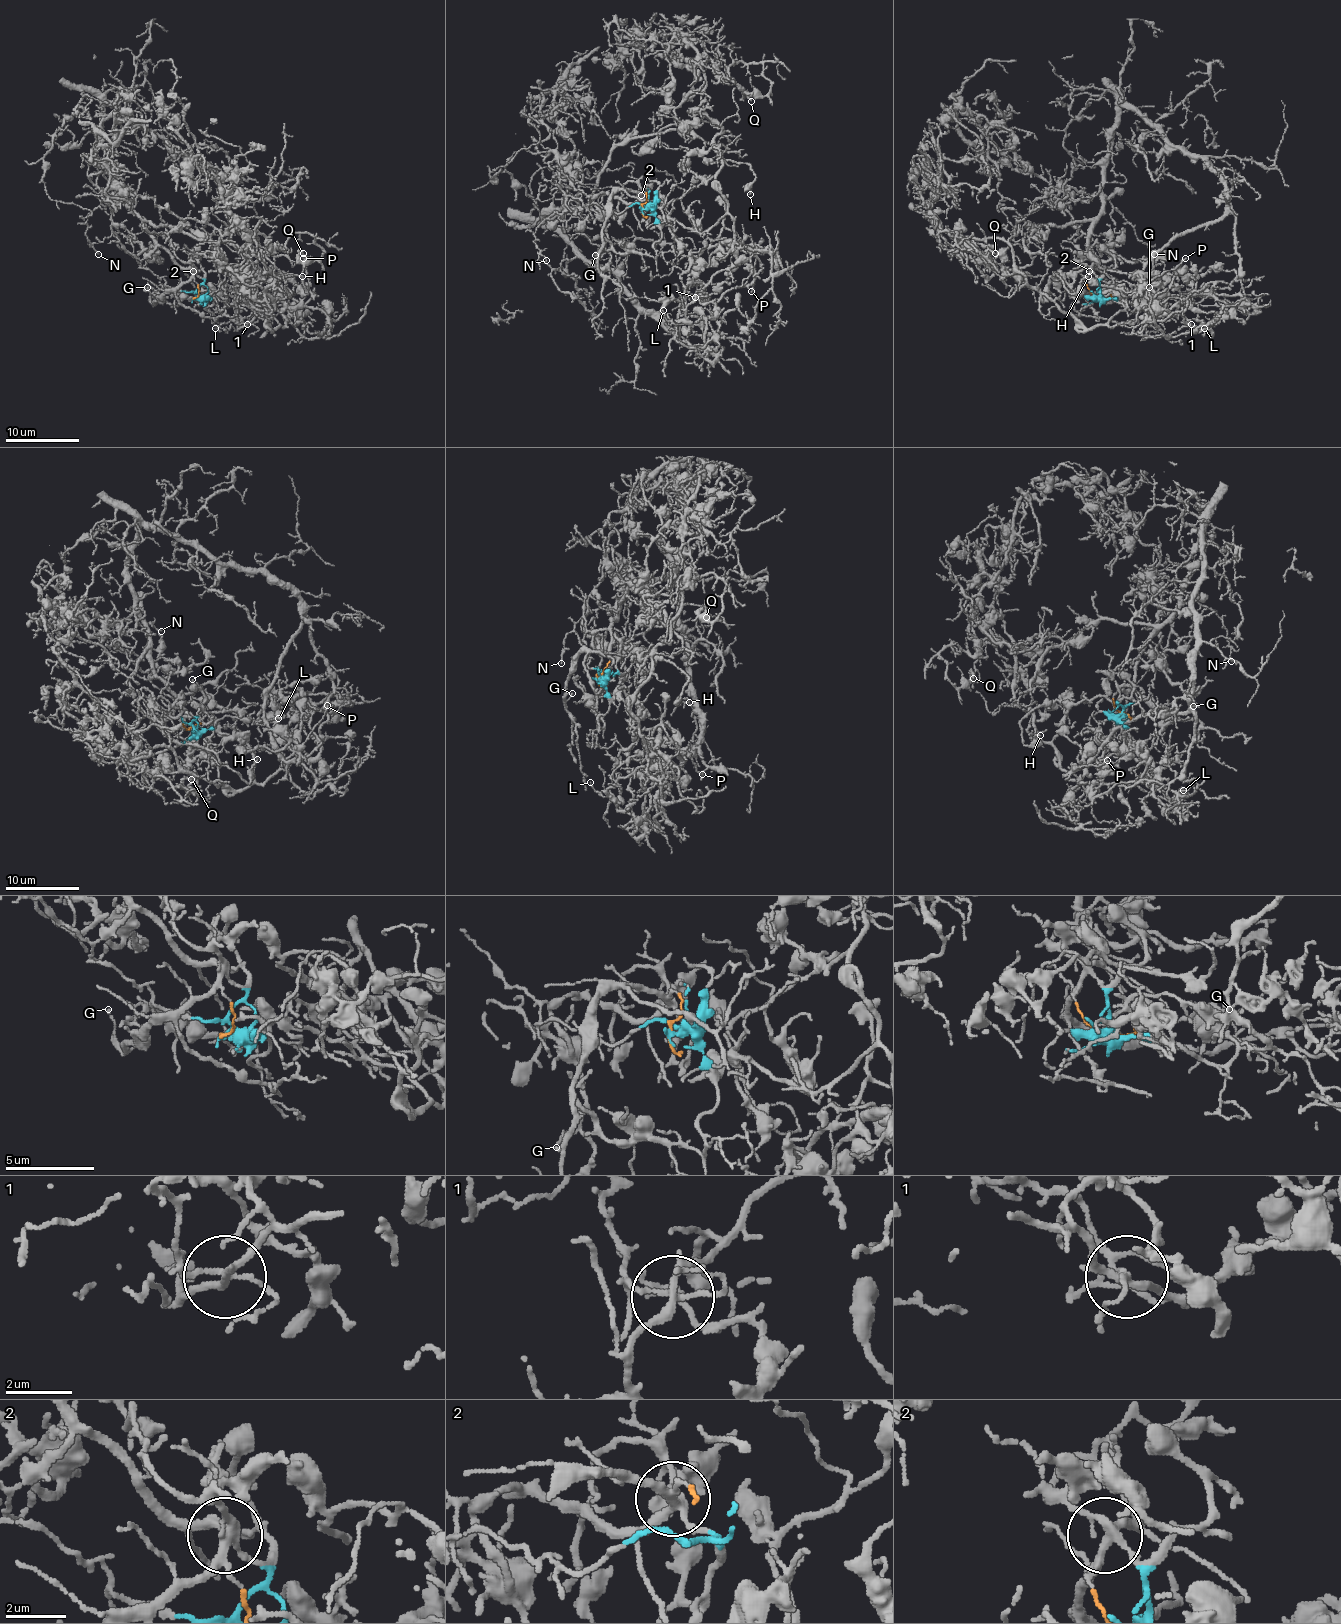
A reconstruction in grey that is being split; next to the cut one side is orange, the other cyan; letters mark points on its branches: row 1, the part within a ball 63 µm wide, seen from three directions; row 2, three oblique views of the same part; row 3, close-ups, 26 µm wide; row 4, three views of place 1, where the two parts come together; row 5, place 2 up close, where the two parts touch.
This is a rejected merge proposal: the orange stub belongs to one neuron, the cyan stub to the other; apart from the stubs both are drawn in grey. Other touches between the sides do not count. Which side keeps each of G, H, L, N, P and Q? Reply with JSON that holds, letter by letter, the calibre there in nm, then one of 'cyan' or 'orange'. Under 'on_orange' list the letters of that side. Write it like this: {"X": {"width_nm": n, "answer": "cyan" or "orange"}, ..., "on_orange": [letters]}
{"G": {"width_nm": 120, "answer": "orange"}, "H": {"width_nm": 160, "answer": "cyan"}, "L": {"width_nm": 120, "answer": "cyan"}, "N": {"width_nm": 150, "answer": "orange"}, "P": {"width_nm": 170, "answer": "cyan"}, "Q": {"width_nm": 190, "answer": "cyan"}, "on_orange": ["G", "N"]}

